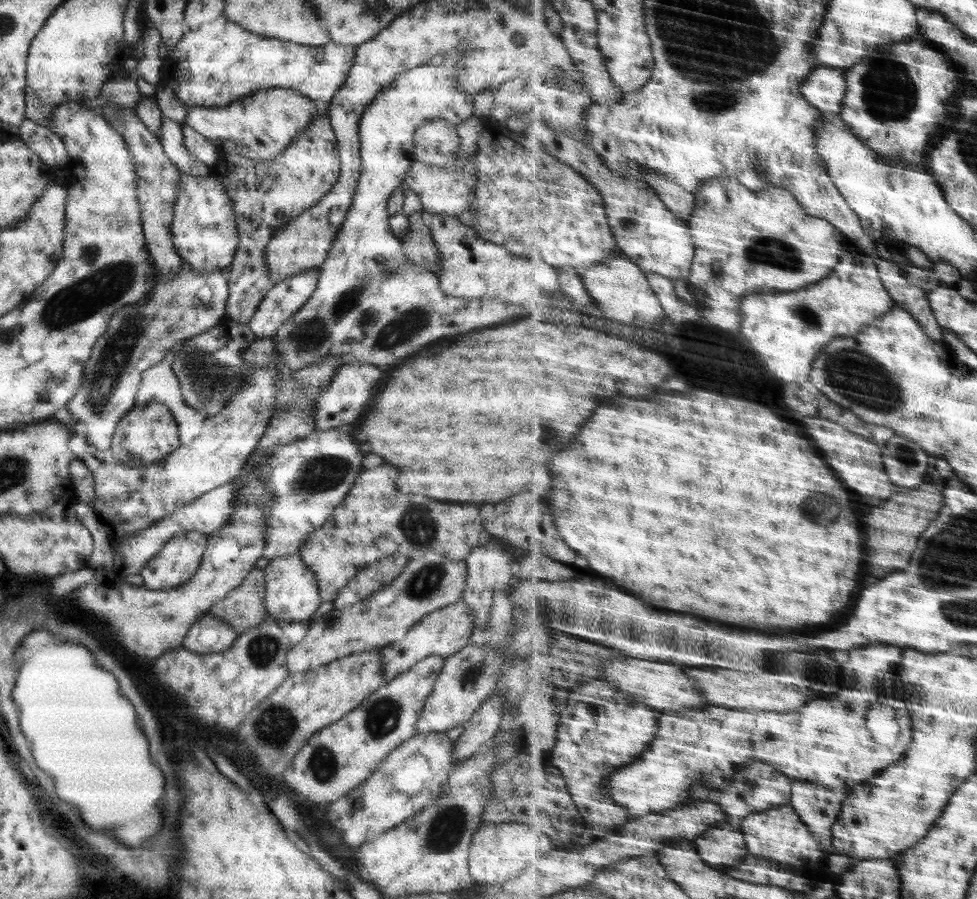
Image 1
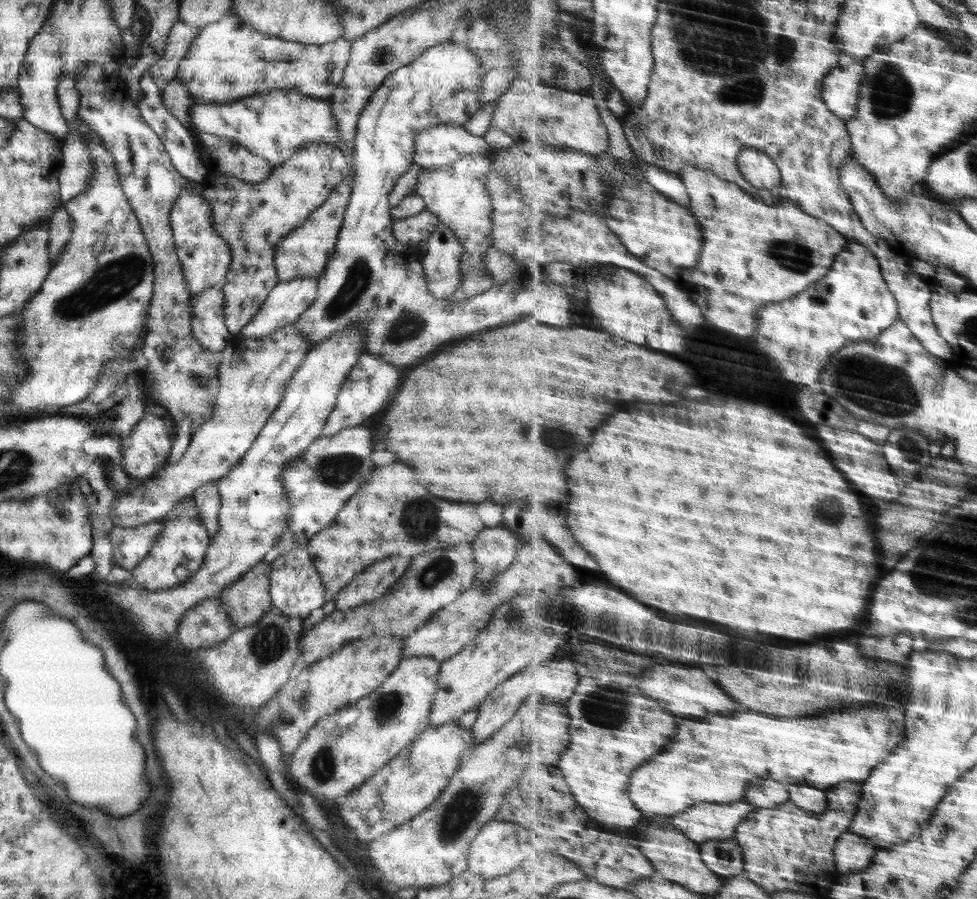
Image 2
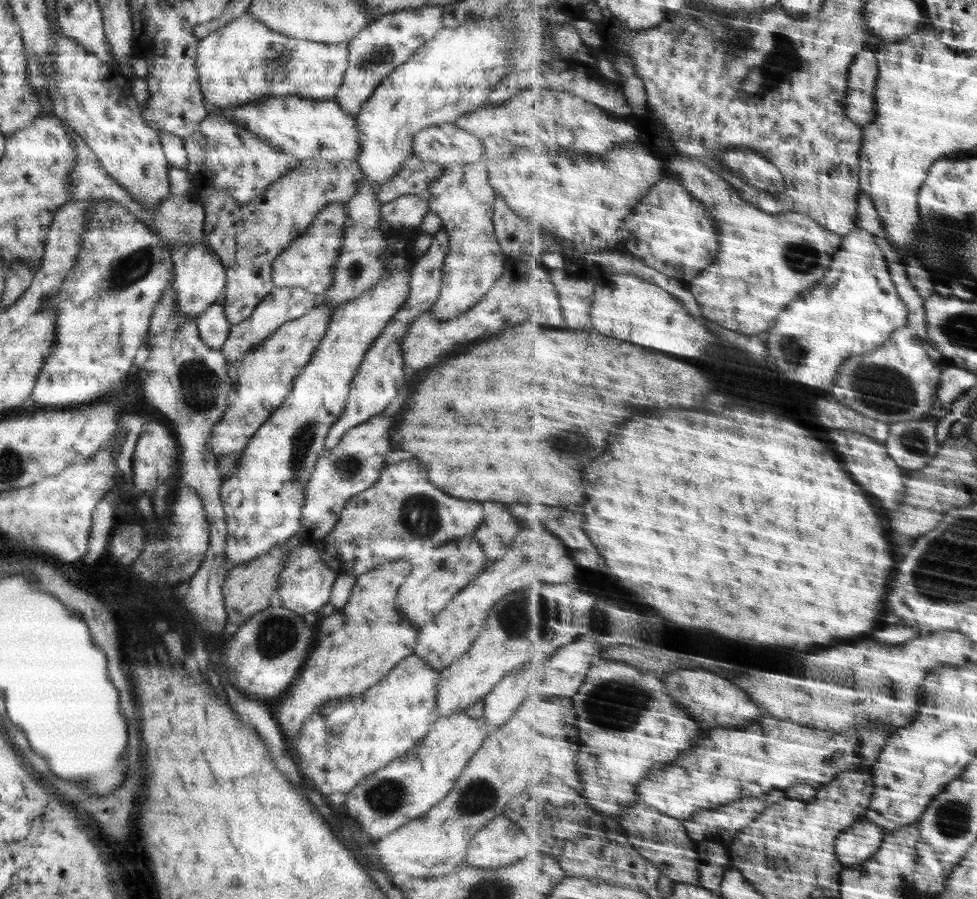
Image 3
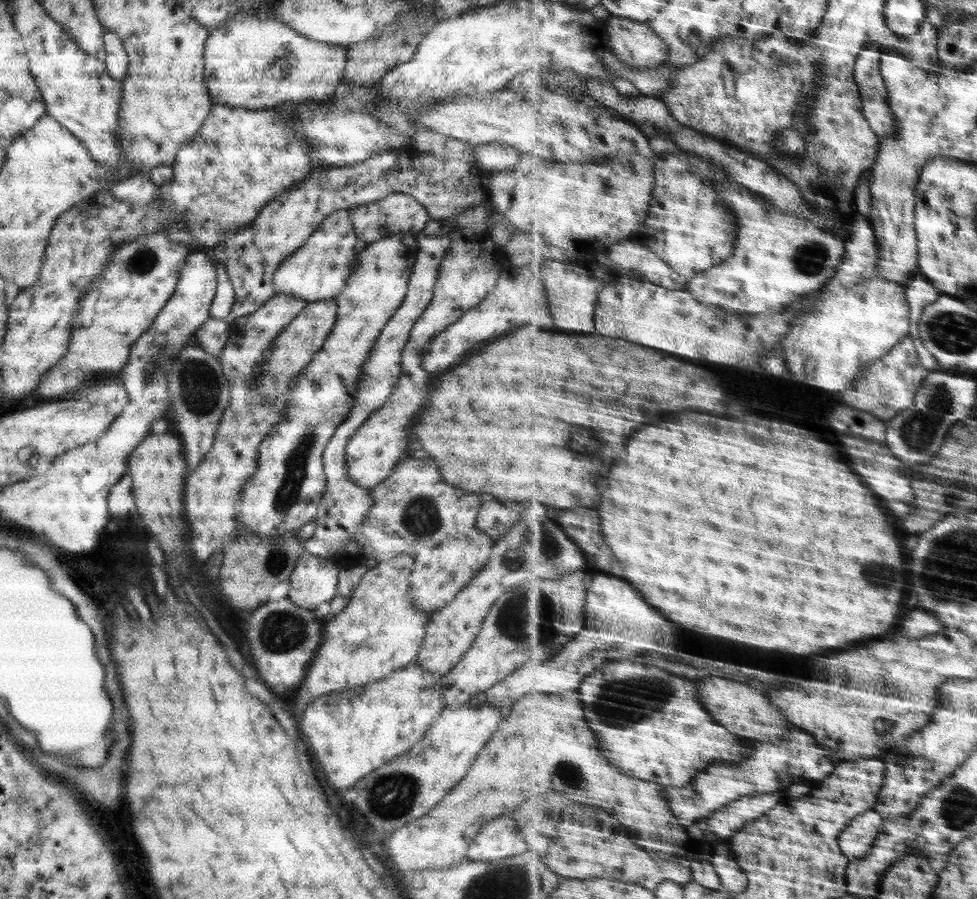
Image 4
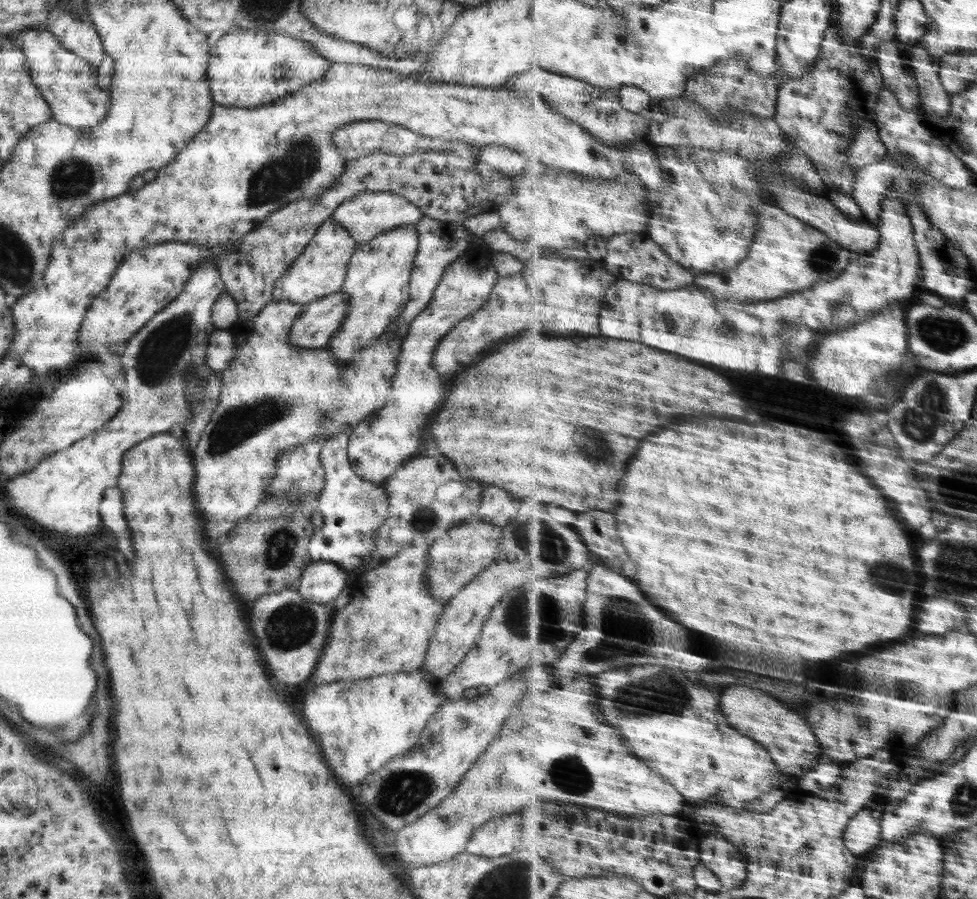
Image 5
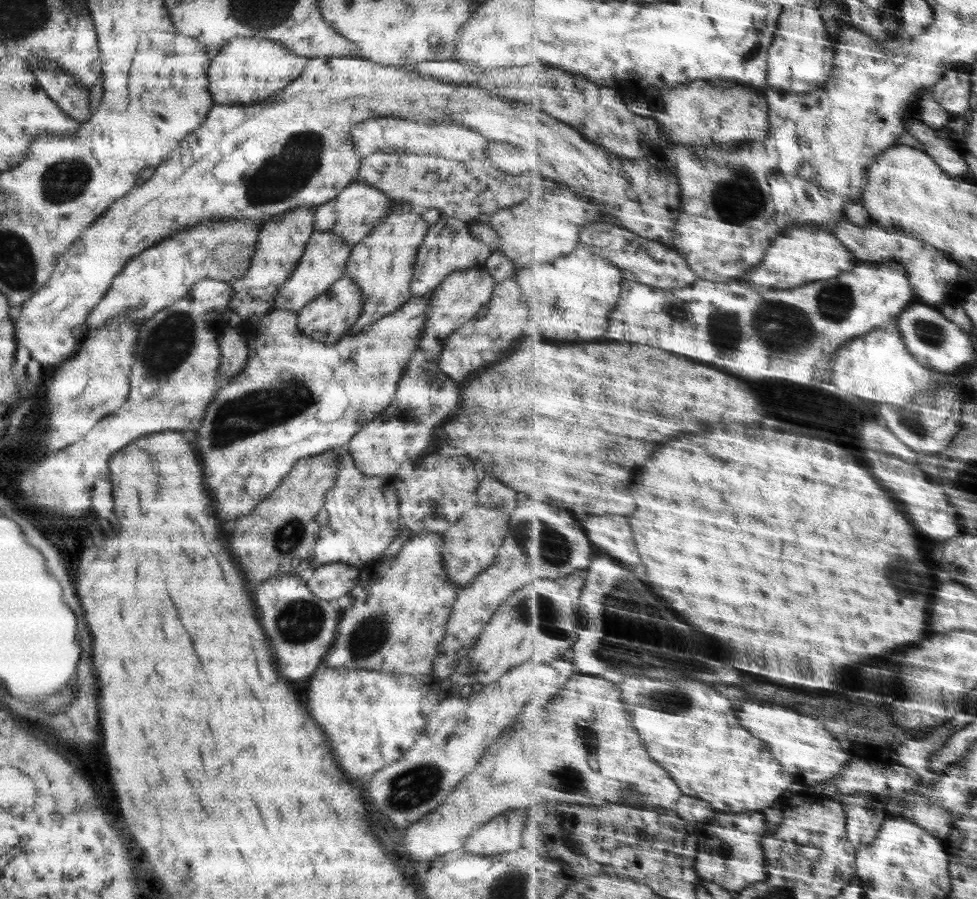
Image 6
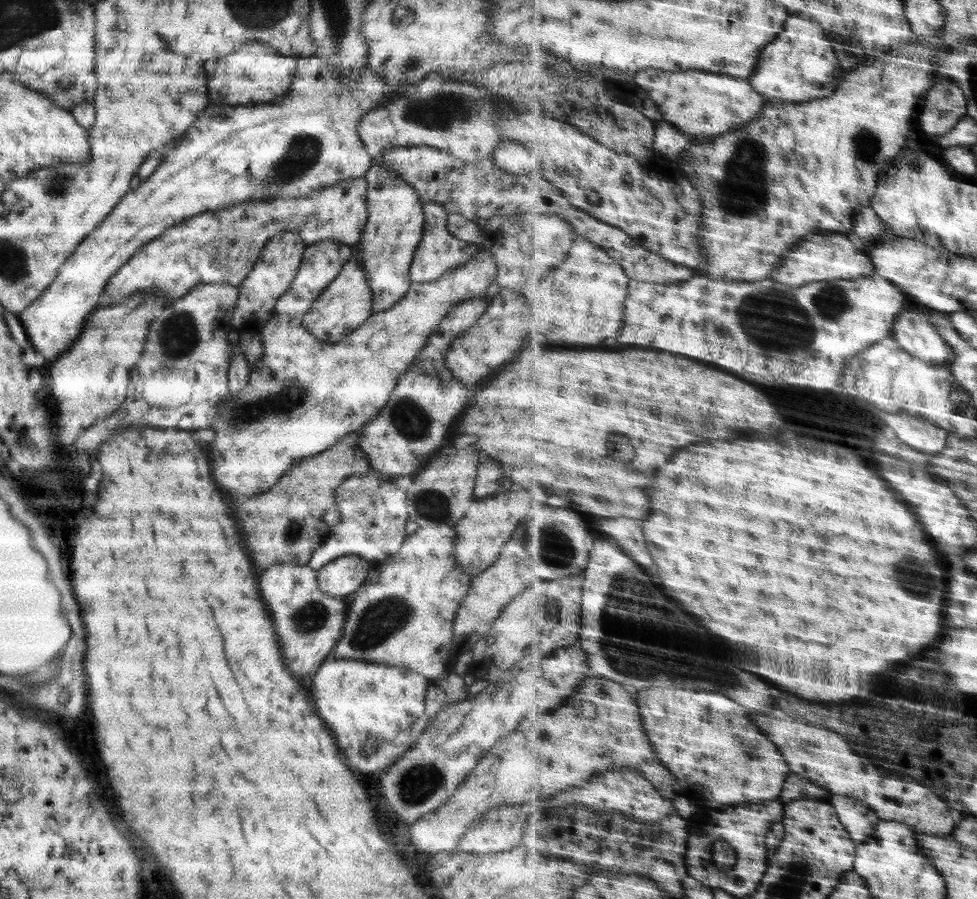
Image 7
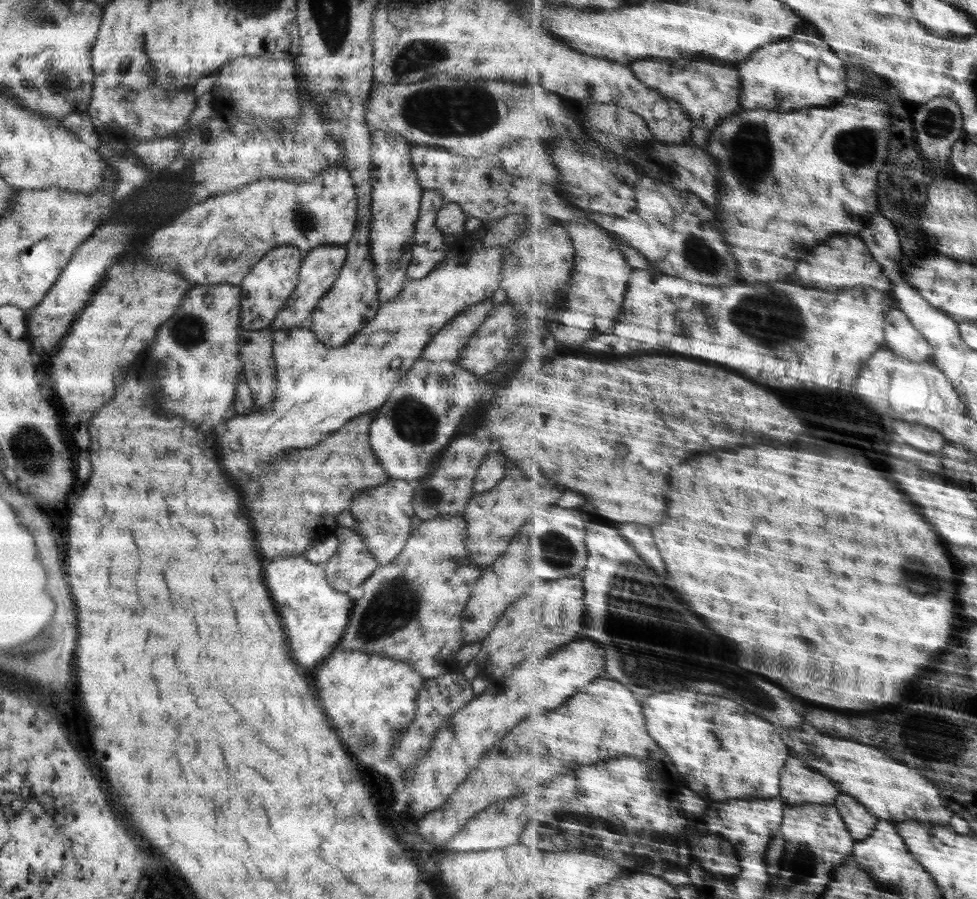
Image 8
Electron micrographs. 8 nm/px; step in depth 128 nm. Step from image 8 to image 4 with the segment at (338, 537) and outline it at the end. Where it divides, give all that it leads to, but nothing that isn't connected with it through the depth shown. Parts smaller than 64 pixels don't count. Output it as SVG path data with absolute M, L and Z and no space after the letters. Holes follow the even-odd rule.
M302 549L287 580L287 598L310 611L321 602L329 602L337 594L338 569L335 560L313 556Z

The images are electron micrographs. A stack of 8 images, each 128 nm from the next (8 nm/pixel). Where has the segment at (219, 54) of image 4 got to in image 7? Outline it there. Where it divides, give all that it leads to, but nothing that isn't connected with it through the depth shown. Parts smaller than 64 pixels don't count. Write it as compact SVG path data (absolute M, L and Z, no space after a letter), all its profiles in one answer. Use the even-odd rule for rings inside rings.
M254 41L244 42L237 52L231 52L231 56L223 56L217 60L207 80L209 100L217 100L229 106L245 106L279 100L288 90L295 68L295 58L281 56L266 44Z

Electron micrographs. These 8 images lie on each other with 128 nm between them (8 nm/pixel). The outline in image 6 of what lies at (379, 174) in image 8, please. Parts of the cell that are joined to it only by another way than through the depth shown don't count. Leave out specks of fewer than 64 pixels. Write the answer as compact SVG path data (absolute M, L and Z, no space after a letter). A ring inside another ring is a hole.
M390 199L390 204L394 209L388 215L379 219L379 222L371 229L367 237L350 248L344 274L351 278L351 284L355 284L355 288L359 290L362 298L362 311L345 335L354 335L356 332L362 331L374 320L397 310L410 297L409 284L412 279L414 259L418 246L427 233L427 224L409 203L403 202L401 199Z

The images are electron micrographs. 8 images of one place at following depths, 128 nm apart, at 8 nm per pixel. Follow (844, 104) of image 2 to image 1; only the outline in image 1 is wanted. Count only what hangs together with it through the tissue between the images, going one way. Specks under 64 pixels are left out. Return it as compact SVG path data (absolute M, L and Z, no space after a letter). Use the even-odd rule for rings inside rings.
M819 66L801 87L801 92L824 116L834 118L841 114L847 92L844 69Z

